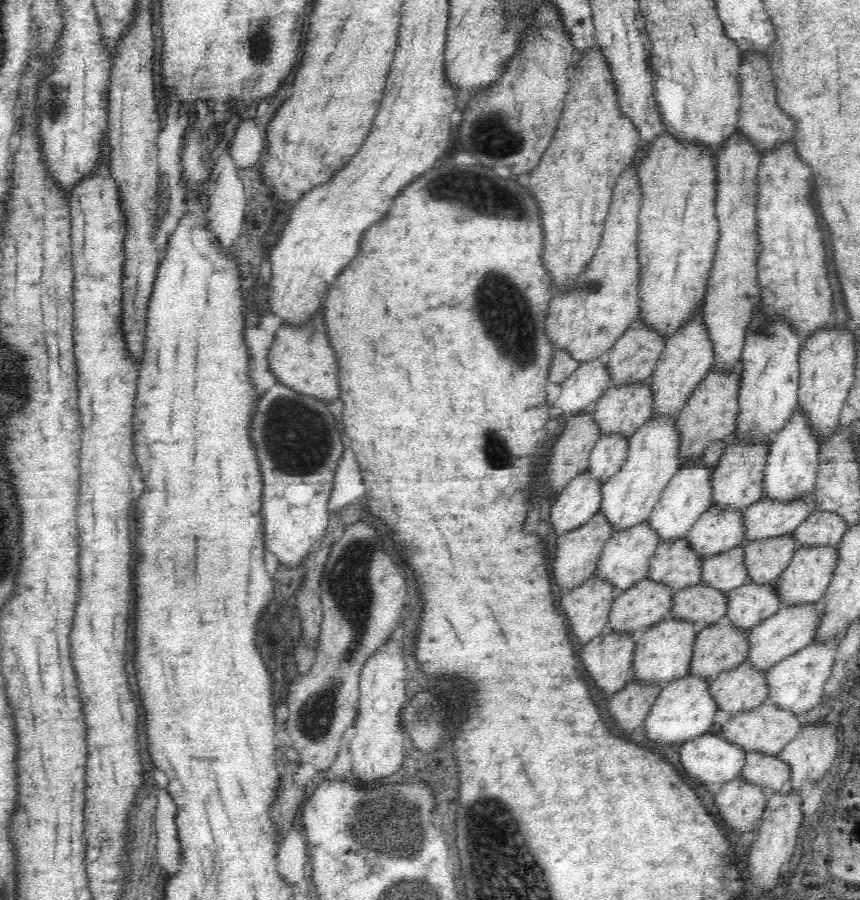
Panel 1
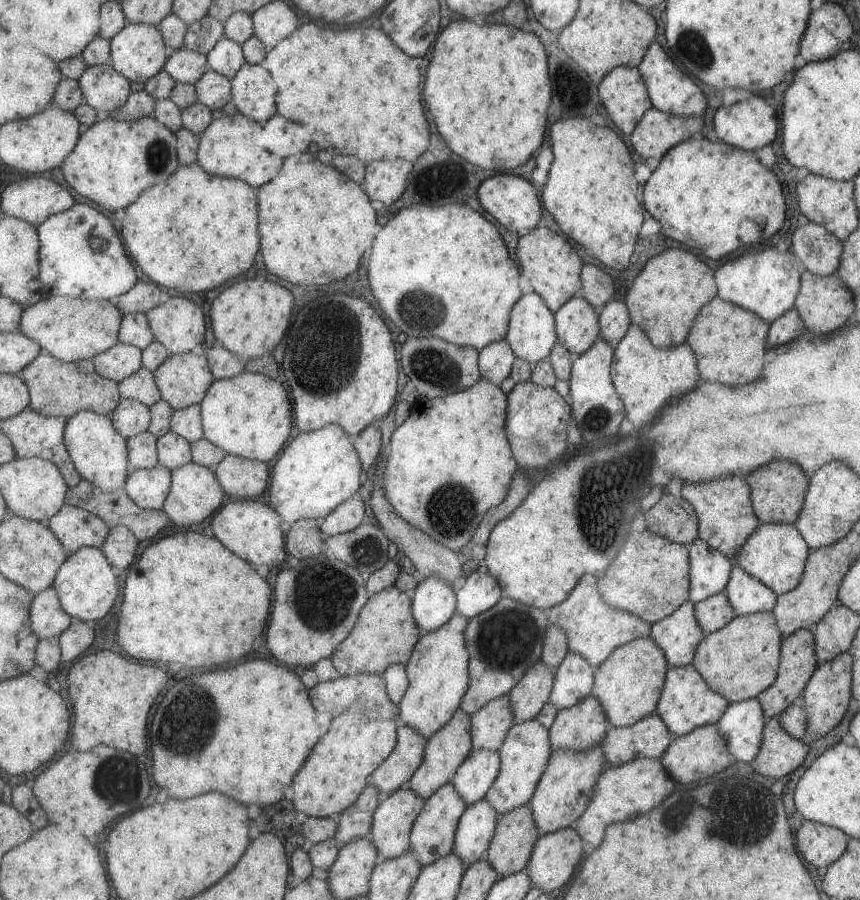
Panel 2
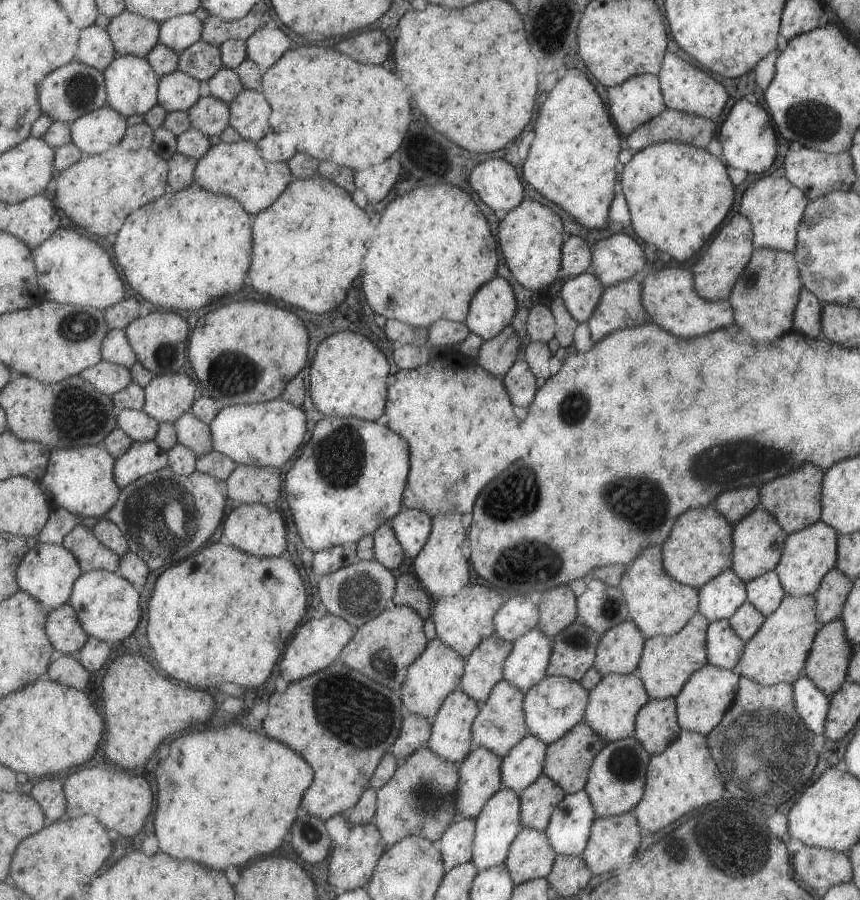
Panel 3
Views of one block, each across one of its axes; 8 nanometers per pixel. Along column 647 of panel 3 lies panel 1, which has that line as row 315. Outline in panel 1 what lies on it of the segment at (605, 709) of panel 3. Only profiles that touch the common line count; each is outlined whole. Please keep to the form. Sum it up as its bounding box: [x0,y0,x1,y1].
[649,300,713,418]

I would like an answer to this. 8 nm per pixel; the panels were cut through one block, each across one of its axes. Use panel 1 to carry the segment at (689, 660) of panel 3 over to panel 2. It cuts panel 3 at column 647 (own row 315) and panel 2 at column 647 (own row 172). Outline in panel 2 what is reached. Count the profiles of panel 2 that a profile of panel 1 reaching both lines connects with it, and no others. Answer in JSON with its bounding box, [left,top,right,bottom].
[590,637,667,726]

